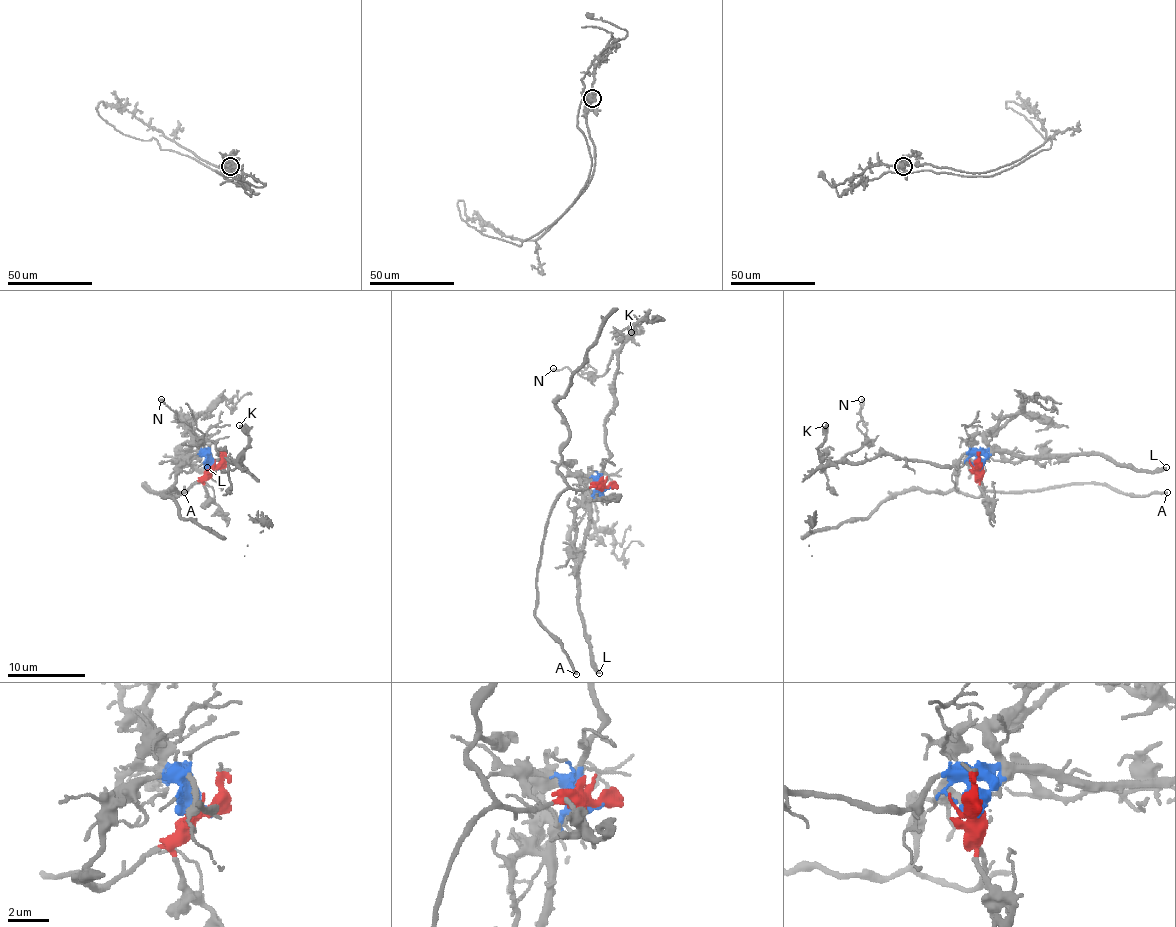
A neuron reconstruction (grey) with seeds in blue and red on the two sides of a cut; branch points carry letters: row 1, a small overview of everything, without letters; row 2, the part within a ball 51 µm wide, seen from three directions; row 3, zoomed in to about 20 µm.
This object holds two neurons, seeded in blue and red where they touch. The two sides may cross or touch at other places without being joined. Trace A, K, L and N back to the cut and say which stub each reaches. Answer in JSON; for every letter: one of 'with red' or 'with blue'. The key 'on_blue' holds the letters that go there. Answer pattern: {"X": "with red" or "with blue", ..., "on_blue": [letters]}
{"A": "with red", "K": "with blue", "L": "with blue", "N": "with blue", "on_blue": ["K", "L", "N"]}

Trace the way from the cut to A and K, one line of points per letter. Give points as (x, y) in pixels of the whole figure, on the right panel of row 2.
A: (980, 466), (978, 478), (982, 495), (996, 491), (1047, 489), (1066, 484), (1110, 486), (1137, 495), (1166, 491)
K: (980, 464), (973, 454), (965, 454), (949, 466), (875, 454), (859, 462), (830, 462), (818, 448), (826, 425)

